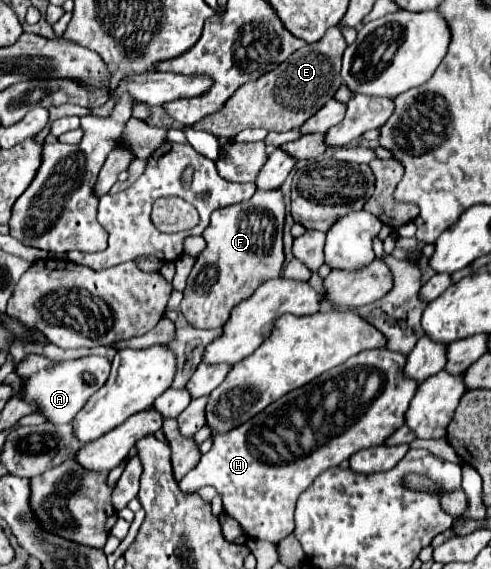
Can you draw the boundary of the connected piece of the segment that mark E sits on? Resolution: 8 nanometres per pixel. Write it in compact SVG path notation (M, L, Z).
M332 27L324 39L312 45L304 45L296 53L290 55L280 67L272 69L264 77L244 83L220 111L206 115L204 119L196 121L192 127L210 131L220 137L220 145L234 139L238 131L248 127L262 127L266 131L290 131L298 129L306 119L310 119L320 107L326 105L328 95L330 99L342 85L340 79L340 65L342 53L346 49L346 41L340 33L340 27Z

